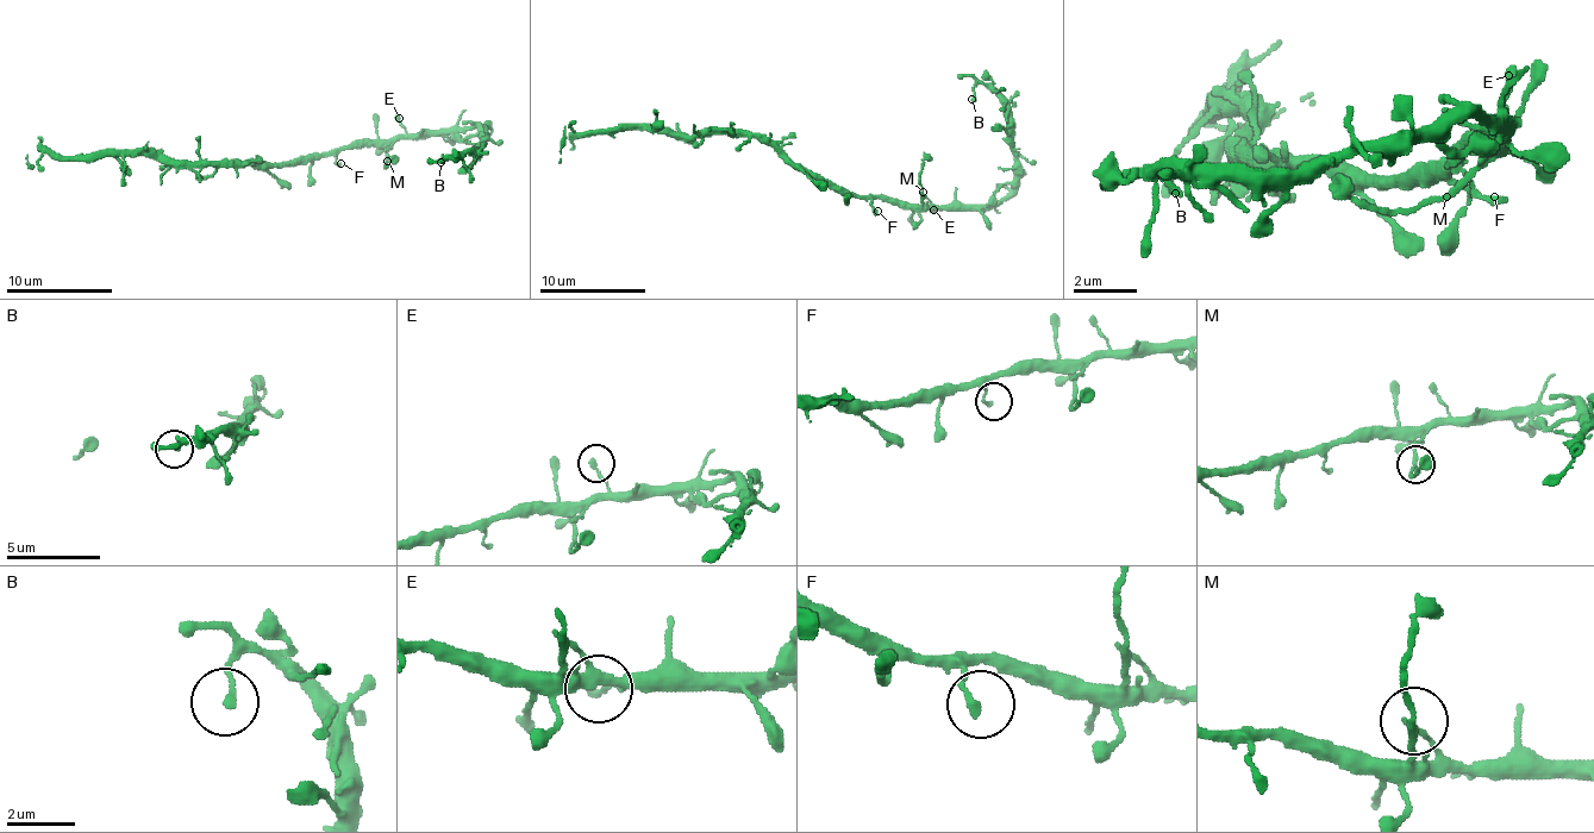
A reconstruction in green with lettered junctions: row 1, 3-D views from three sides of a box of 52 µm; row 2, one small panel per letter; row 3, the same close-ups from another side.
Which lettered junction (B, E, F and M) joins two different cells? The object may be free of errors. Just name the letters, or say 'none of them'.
M

